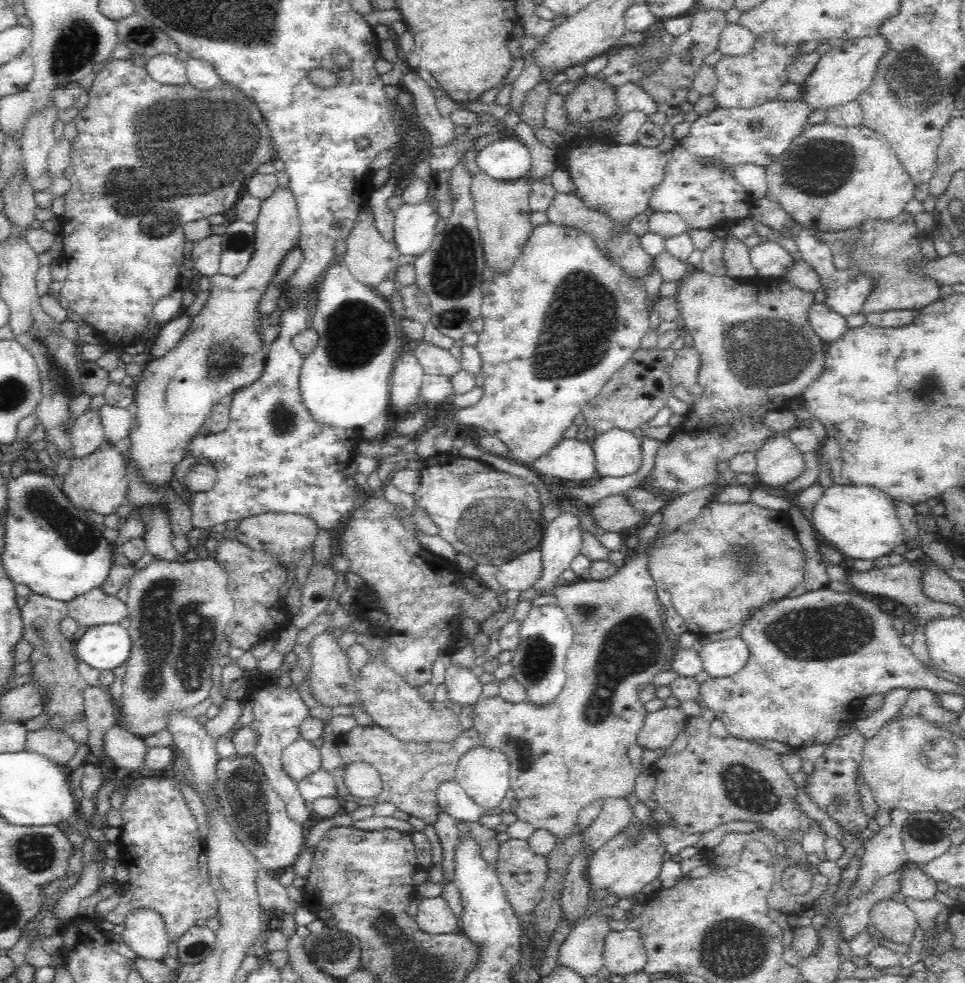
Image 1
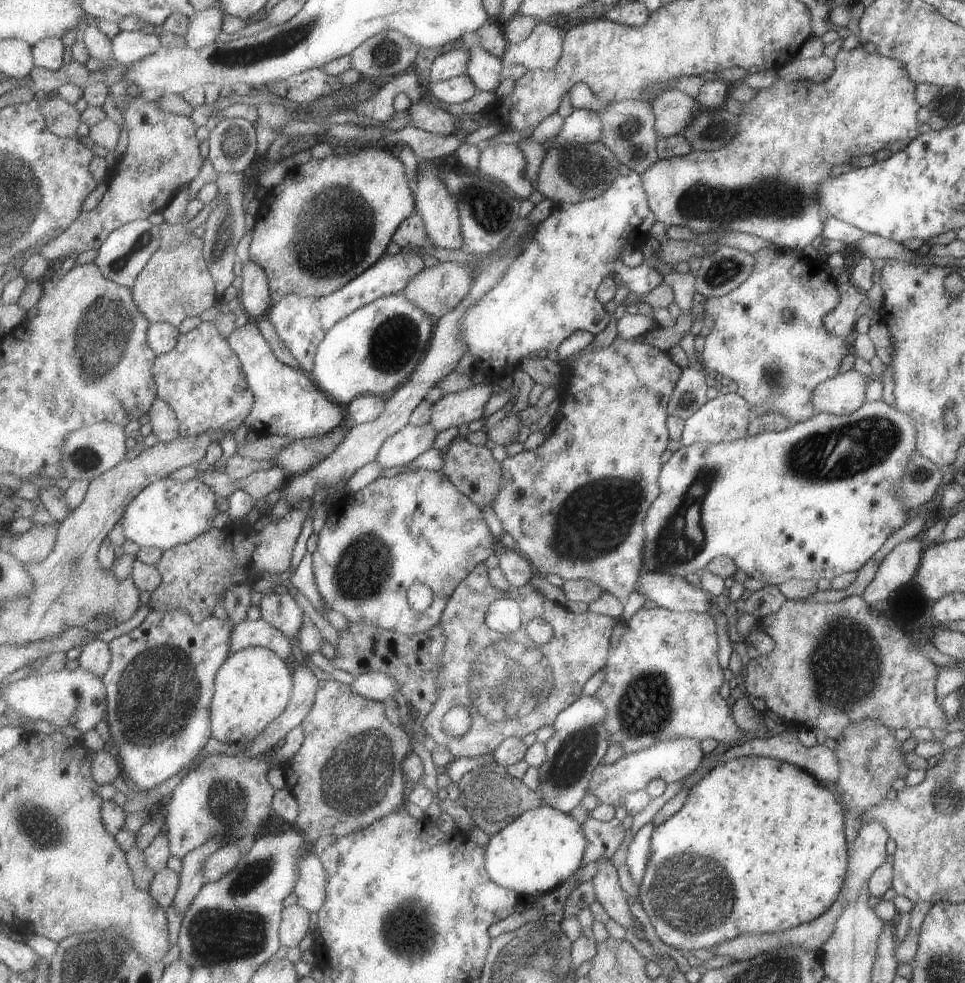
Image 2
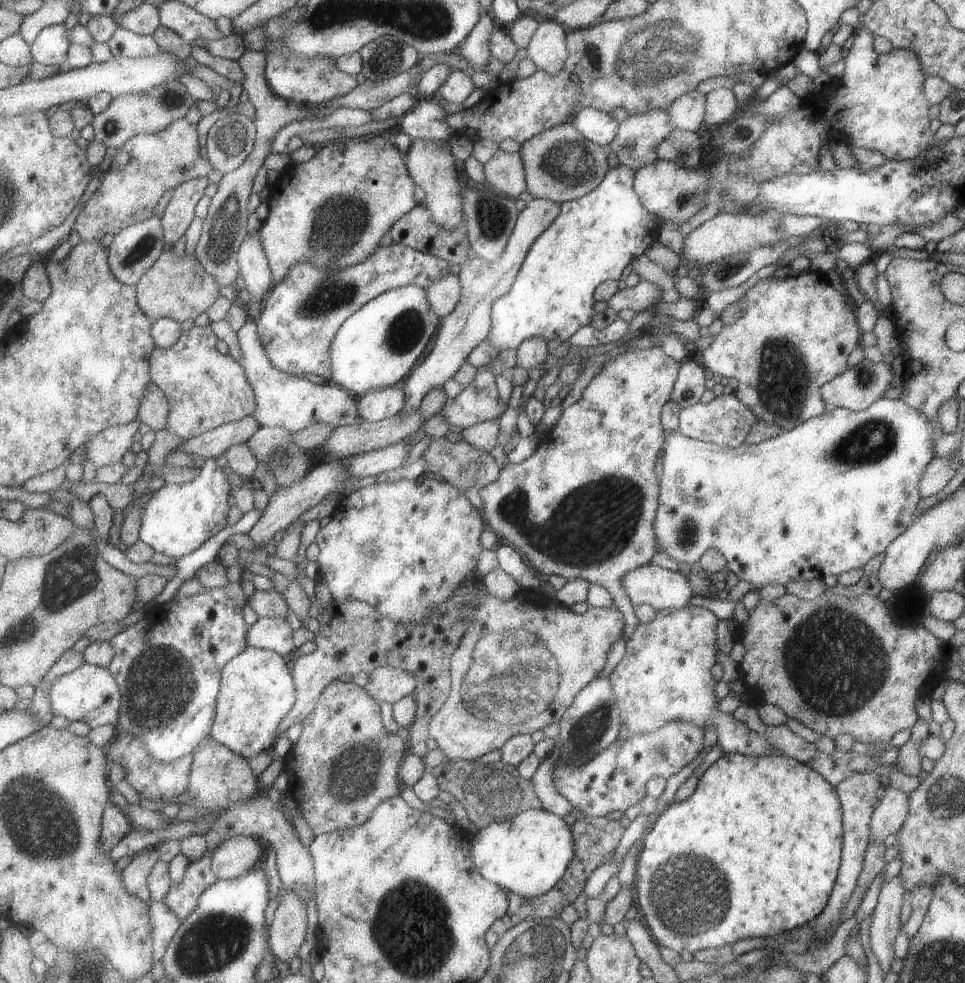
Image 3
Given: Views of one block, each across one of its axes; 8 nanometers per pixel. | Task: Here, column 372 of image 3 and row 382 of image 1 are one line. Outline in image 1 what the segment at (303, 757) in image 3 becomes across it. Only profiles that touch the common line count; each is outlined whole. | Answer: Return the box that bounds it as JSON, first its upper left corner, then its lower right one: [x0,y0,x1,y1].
[646,269,827,493]

